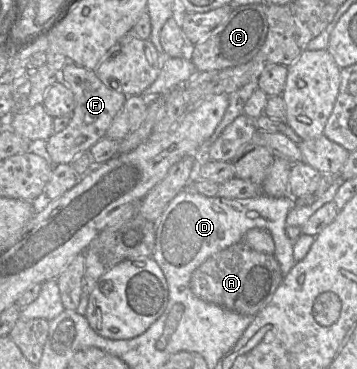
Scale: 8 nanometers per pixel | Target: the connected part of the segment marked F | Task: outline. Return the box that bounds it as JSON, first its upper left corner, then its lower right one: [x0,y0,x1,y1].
[45,62,127,165]

